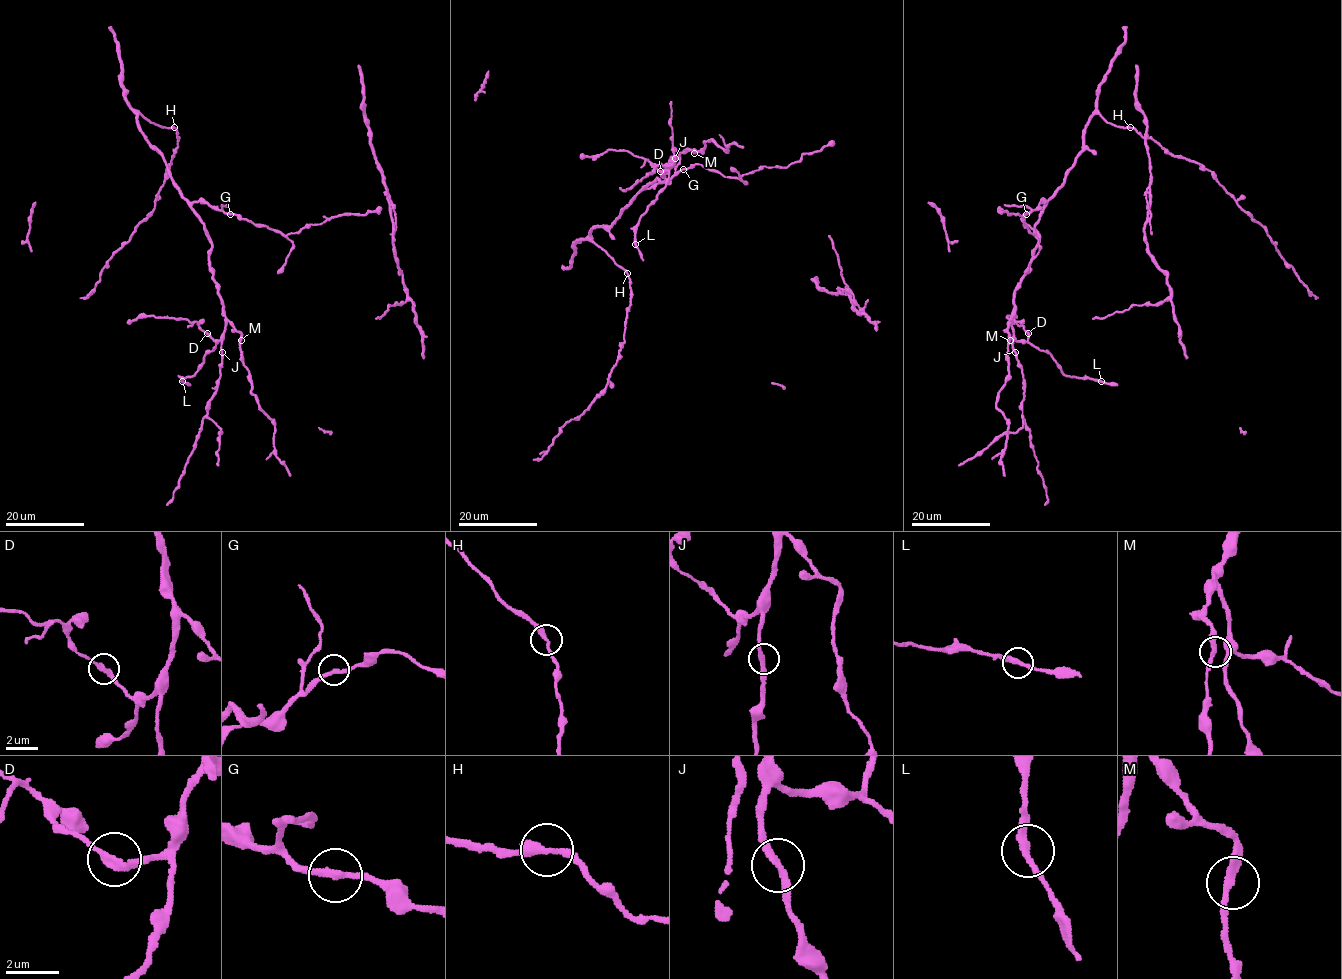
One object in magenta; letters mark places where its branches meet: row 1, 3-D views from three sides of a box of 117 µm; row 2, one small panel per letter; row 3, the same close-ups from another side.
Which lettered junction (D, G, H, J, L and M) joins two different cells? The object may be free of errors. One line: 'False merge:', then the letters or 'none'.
False merge: none

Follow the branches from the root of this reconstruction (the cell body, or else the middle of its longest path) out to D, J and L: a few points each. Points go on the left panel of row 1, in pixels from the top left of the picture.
D: (240, 219), (206, 203), (198, 201), (191, 205), (211, 243), (209, 268), (226, 322), (219, 341), (207, 334)
J: (240, 219), (206, 203), (198, 201), (191, 205), (211, 243), (209, 268), (226, 322), (222, 352)
L: (240, 219), (206, 203), (191, 205), (211, 243), (209, 268), (226, 327), (198, 370), (182, 381)

